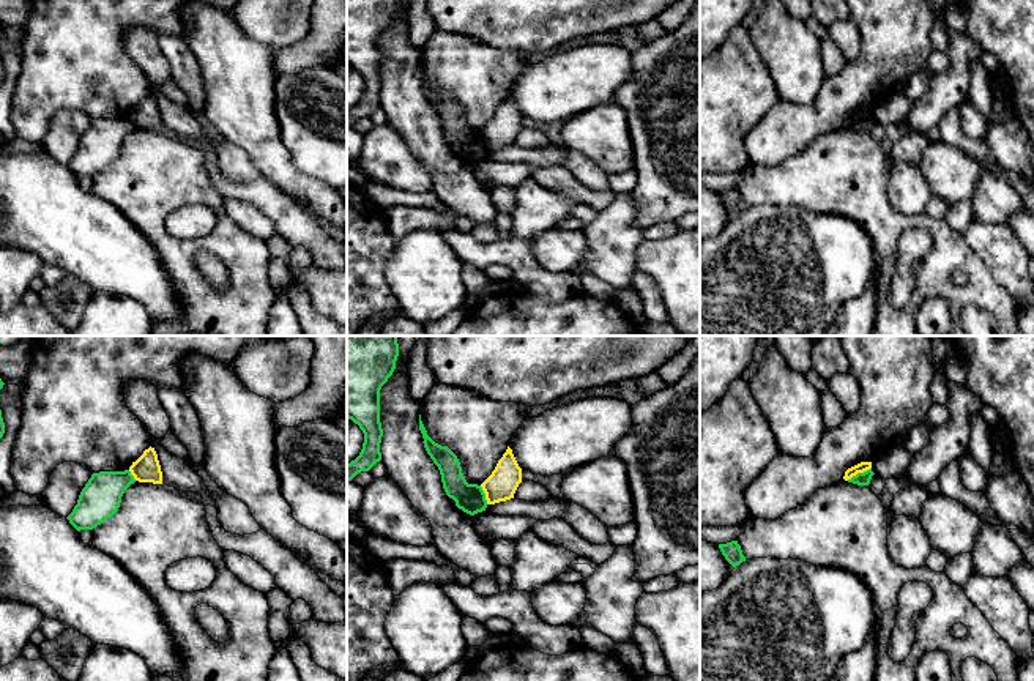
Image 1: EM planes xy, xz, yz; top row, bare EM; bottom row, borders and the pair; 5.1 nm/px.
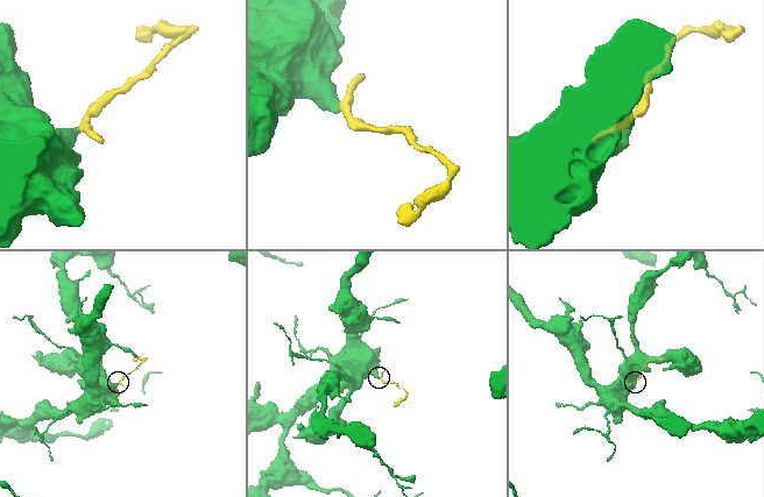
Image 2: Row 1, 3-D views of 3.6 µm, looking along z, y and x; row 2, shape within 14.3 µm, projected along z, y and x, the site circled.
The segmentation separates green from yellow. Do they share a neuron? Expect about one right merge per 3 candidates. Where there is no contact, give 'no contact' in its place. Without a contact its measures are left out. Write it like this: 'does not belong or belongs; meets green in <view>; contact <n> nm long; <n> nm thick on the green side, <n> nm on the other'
does not belong; meets green in yz; contact 140 nm long; 70 nm thick on the green side, 50 nm on the other

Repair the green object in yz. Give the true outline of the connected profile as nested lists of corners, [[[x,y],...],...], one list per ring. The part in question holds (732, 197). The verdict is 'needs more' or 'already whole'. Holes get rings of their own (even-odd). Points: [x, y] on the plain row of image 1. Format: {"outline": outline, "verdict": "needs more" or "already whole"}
{"outline": [[[731,188],[727,191],[719,191],[719,195],[725,207],[733,213],[739,213],[742,208],[746,208],[746,203],[742,202],[741,192],[738,188]]], "verdict": "already whole"}

